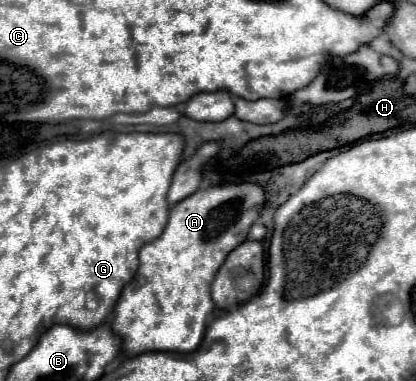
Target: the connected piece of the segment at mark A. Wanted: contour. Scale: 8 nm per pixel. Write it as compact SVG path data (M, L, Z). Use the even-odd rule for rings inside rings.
M223 182L217 186L207 186L203 190L197 190L195 194L187 196L185 200L177 202L171 208L169 222L163 234L141 248L139 270L135 278L123 288L121 298L115 306L115 318L111 322L111 328L115 330L115 334L123 338L123 350L129 356L151 352L151 350L191 352L195 350L195 346L199 346L205 332L205 318L215 308L211 298L211 282L219 266L225 262L227 254L235 246L247 240L249 228L259 218L263 206L265 206L265 190L261 184Z

